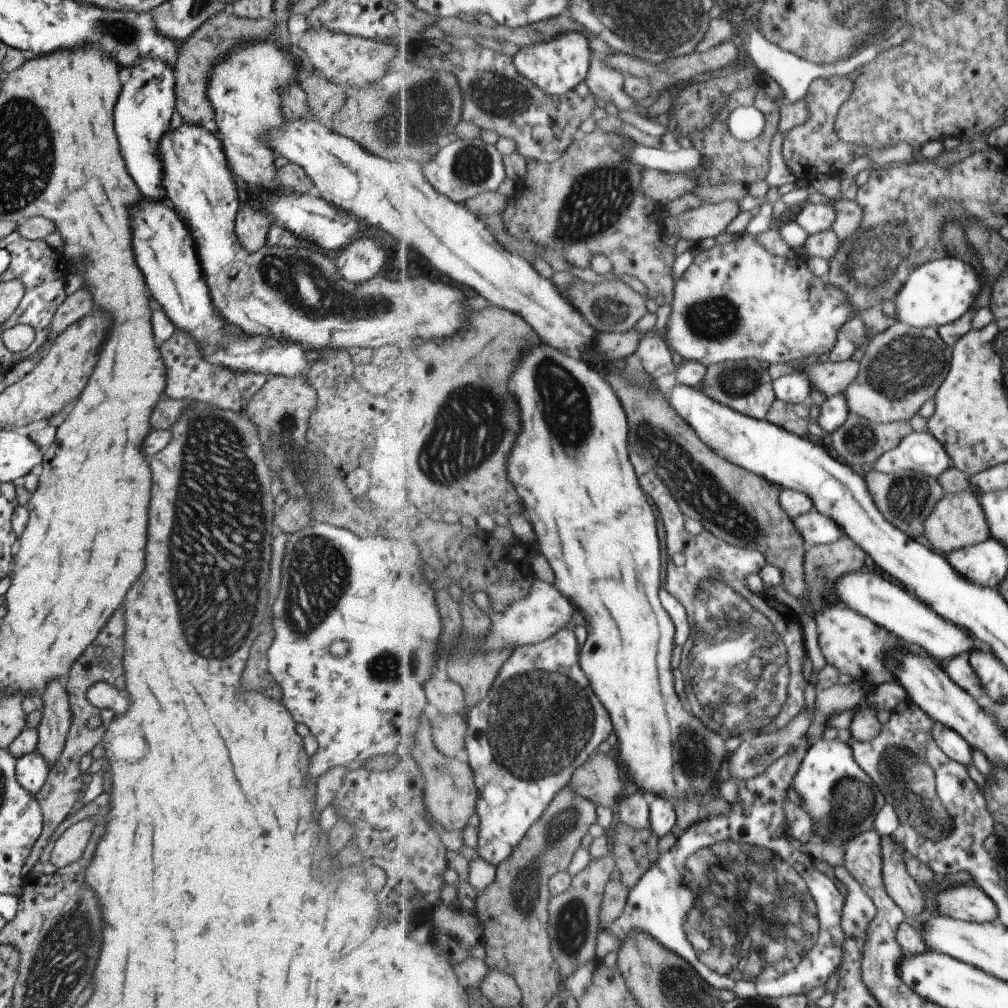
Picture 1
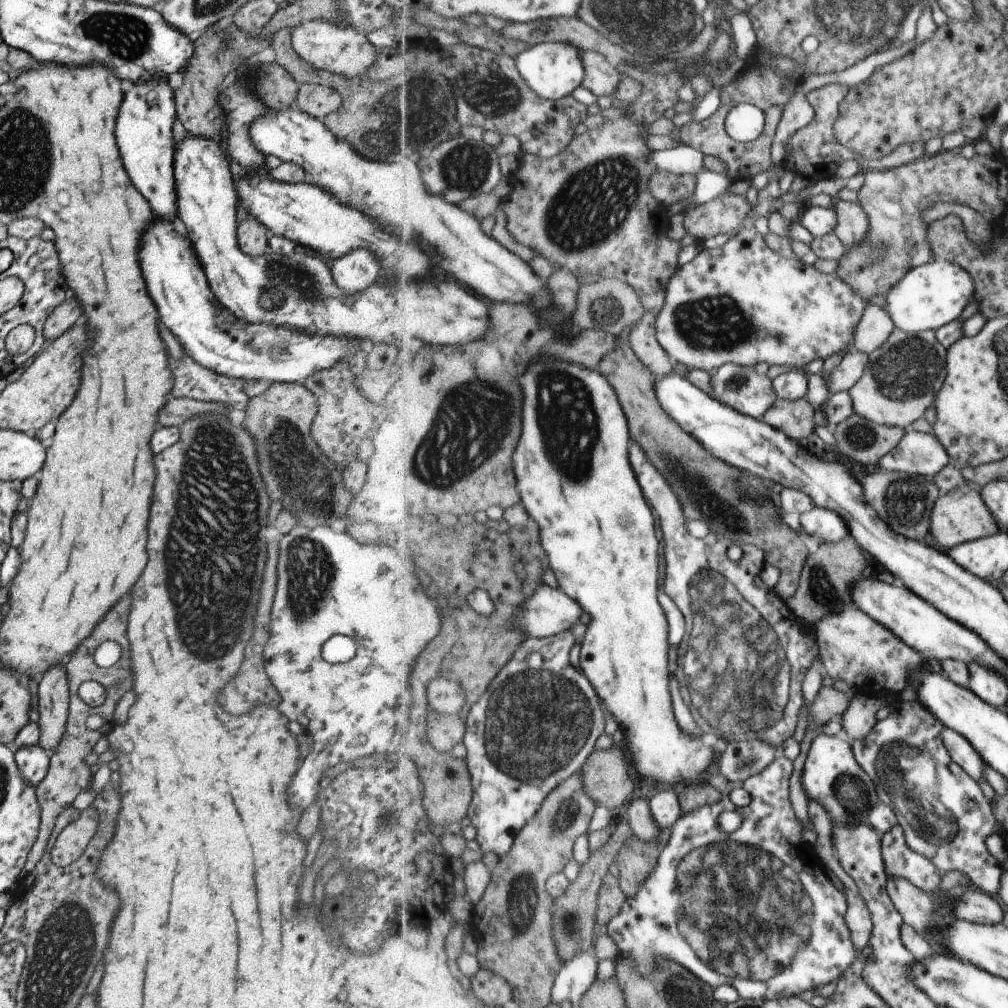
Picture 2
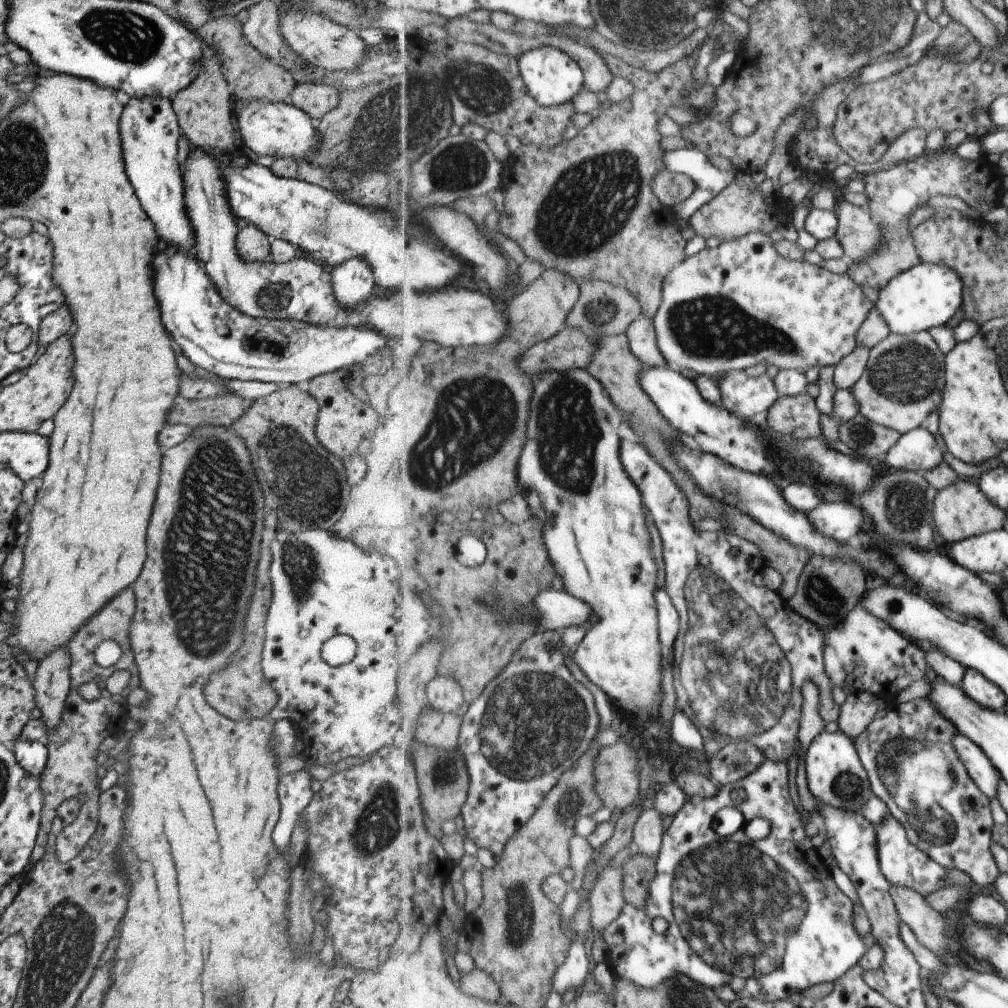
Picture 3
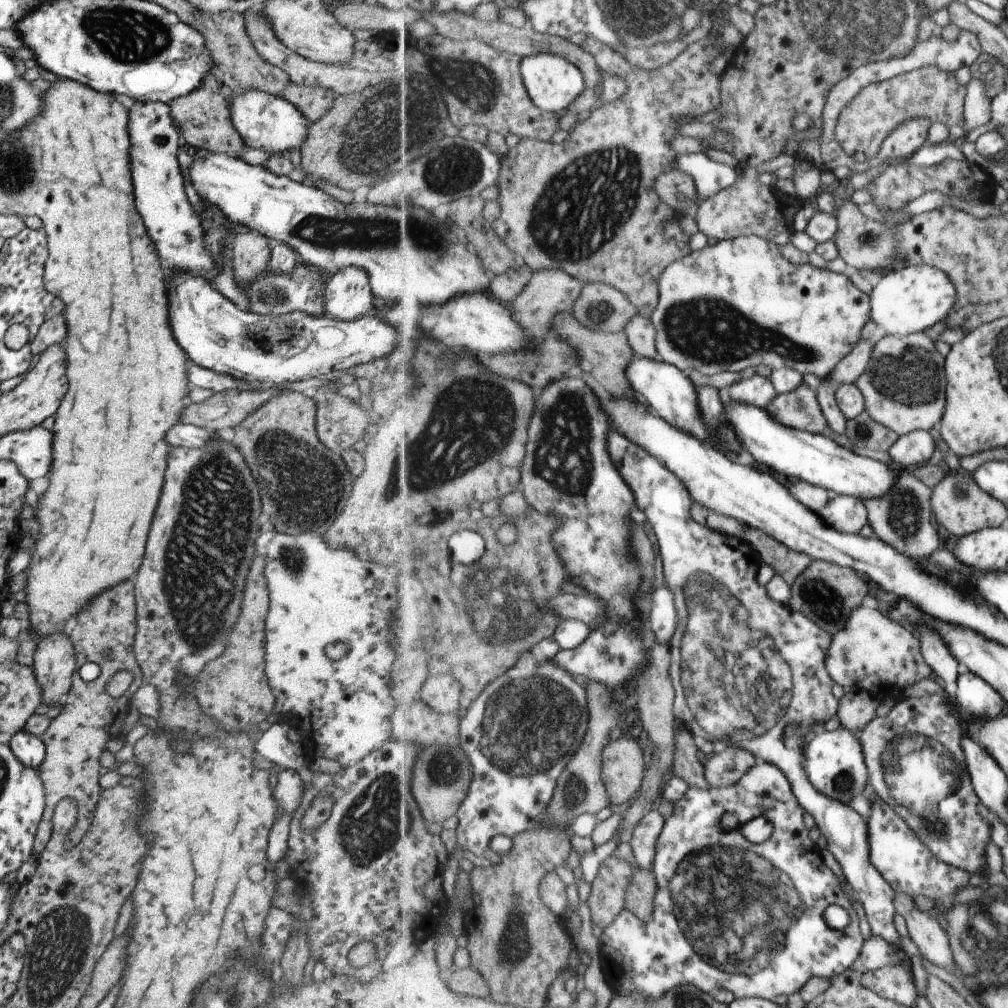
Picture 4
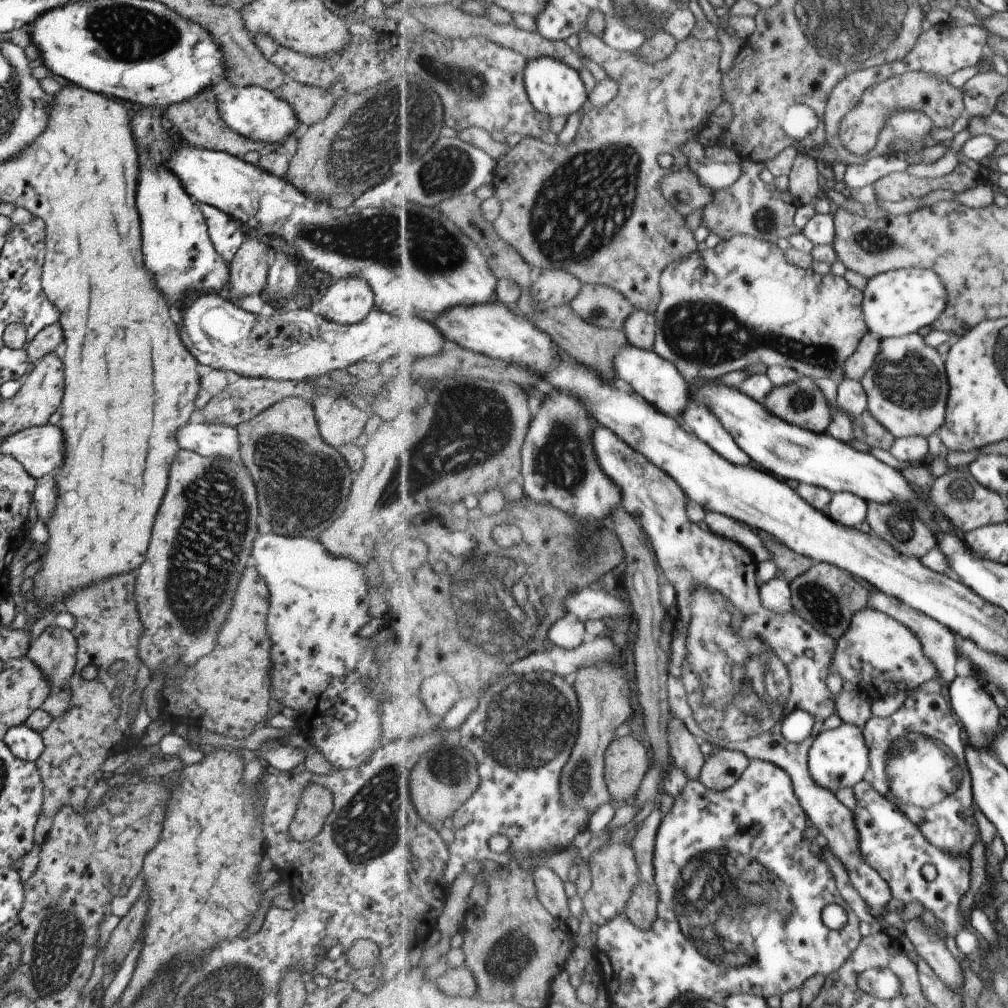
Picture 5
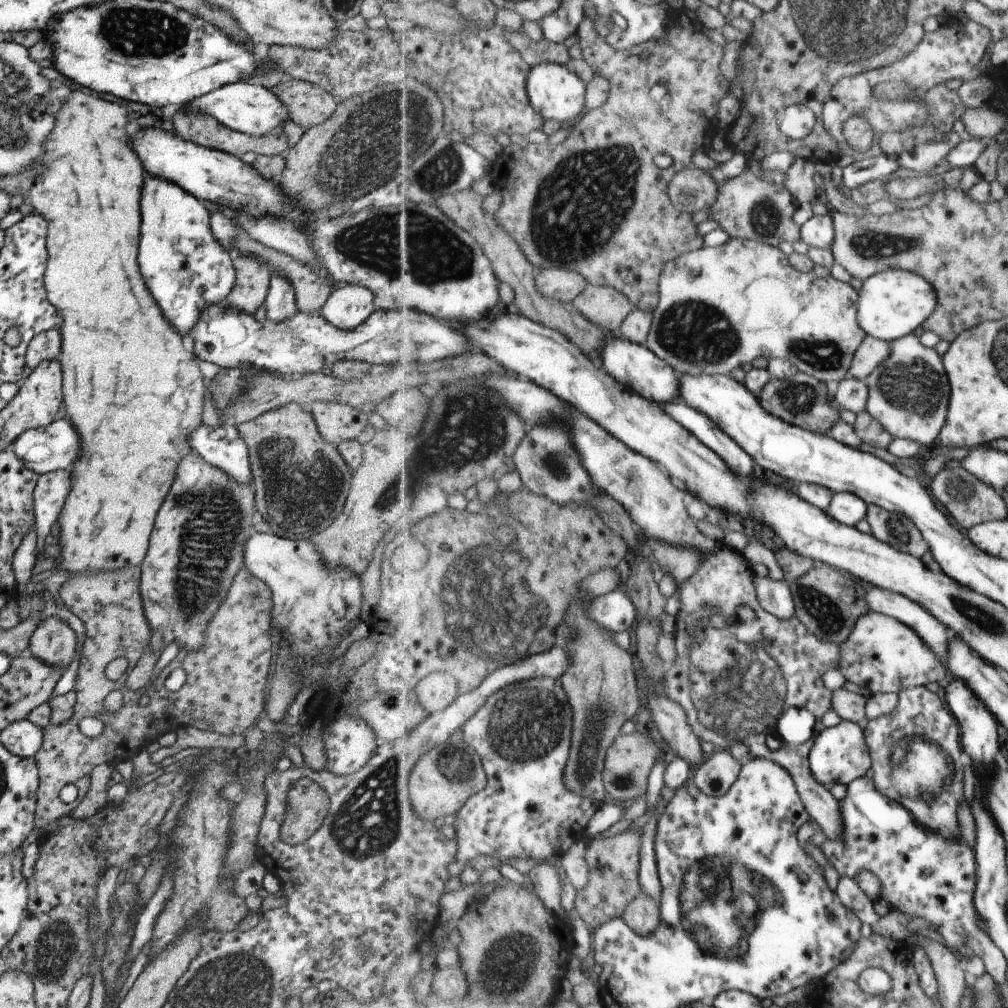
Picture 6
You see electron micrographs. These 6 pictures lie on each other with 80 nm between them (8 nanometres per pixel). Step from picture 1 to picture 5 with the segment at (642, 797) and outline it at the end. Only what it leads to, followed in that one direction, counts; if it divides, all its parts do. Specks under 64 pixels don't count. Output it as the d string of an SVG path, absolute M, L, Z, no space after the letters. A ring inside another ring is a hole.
M660 808L653 810L648 818L638 826L637 835L632 842L643 878L651 883L658 883L655 856L657 840L664 819L664 812Z

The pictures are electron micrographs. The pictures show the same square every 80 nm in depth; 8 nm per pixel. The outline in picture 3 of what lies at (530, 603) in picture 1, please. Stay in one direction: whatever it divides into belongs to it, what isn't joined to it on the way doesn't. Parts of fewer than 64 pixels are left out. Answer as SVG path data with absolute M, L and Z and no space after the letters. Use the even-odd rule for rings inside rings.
M551 588L536 596L532 608L539 611L540 630L566 631L569 627L586 624L592 616L592 606L582 604L582 600L574 598L570 592Z

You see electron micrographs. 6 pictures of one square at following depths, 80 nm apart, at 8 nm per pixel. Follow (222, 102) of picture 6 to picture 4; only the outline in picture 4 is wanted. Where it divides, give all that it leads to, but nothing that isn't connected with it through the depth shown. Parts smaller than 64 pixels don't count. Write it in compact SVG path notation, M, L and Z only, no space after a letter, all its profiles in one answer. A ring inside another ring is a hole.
M248 91L243 95L233 95L229 111L232 124L236 127L246 147L266 150L271 155L287 155L289 150L302 148L307 140L309 120L282 97L270 96L262 91Z

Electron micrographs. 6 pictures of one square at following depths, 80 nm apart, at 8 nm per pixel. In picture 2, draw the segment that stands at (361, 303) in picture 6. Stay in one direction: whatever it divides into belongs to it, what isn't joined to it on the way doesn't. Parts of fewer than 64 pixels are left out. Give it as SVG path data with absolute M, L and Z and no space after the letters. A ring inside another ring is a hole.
M364 247L348 251L334 260L331 270L336 284L350 294L364 290L382 275L381 262Z

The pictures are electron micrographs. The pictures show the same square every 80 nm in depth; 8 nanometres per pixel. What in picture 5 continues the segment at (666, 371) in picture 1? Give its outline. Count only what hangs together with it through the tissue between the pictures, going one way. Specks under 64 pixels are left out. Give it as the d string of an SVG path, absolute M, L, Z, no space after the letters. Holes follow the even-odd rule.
M636 310L627 320L624 329L632 345L640 347L642 350L654 351L657 343L657 328L656 315Z

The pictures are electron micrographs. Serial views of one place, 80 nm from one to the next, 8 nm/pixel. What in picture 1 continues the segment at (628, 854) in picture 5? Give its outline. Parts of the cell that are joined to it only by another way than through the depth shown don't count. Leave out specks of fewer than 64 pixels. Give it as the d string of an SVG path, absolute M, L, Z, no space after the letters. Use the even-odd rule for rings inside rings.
M619 878L610 879L606 886L602 910L600 910L600 922L603 927L610 927L622 916L629 902L631 889Z

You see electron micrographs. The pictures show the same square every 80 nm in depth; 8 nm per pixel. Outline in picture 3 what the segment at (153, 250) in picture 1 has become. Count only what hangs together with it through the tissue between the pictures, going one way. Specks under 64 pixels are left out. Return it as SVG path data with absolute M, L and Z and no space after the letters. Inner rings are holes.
M168 245L154 256L152 270L156 274L154 294L160 302L162 324L174 336L174 340L192 364L221 379L276 382L281 386L297 384L326 372L340 370L344 366L350 367L350 364L363 364L382 347L391 344L383 335L368 327L329 327L292 319L255 319L242 314L222 298L204 270L202 262L197 259L195 251L185 253L174 245Z

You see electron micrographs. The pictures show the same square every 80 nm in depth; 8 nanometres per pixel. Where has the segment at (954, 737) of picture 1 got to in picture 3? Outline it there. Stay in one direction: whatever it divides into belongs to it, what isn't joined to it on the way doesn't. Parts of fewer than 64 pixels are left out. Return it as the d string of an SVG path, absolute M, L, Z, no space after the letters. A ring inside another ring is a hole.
M962 733L955 734L954 746L959 750L961 759L972 773L972 778L979 783L980 788L989 796L999 796L999 786L1002 785L1003 774L986 754L986 751L971 738Z

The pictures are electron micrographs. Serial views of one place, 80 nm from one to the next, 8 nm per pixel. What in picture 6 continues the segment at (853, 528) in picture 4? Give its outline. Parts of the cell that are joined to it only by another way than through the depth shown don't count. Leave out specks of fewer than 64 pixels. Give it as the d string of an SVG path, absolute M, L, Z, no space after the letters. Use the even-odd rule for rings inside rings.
M843 492L834 495L828 512L836 520L855 527L858 526L858 522L862 522L864 518L867 518L870 509L869 502L860 498L860 495Z

